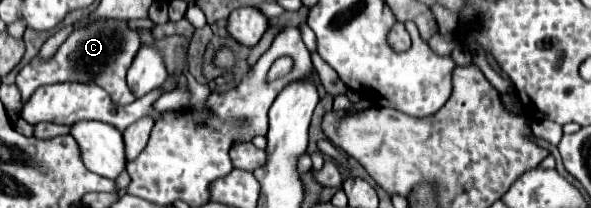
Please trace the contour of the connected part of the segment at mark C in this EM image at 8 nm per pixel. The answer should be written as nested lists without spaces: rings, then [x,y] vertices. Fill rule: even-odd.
[[[95,20],[87,26],[75,28],[67,40],[57,48],[57,52],[51,58],[35,56],[29,64],[25,64],[17,74],[17,88],[21,92],[21,102],[25,104],[33,92],[43,84],[59,84],[59,82],[95,82],[117,104],[131,104],[137,100],[137,96],[127,86],[127,70],[141,46],[139,32],[135,28],[129,28],[125,20]]]

